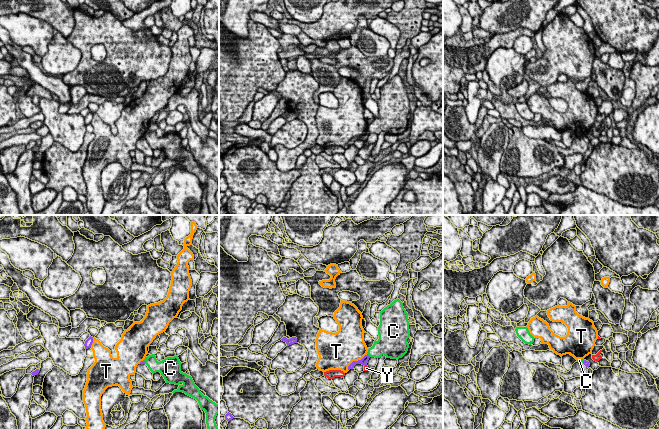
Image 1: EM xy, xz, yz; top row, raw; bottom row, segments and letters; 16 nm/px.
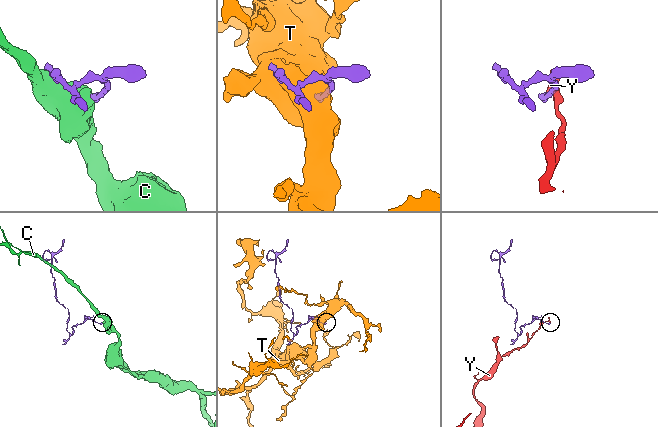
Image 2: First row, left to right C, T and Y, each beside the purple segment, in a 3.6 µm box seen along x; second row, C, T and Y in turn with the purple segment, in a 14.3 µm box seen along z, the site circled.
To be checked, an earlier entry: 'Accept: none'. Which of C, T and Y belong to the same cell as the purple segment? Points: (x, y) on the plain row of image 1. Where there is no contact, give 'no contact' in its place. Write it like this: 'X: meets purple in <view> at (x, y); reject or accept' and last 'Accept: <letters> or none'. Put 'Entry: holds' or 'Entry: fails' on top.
Entry: holds
C: meets purple in xz at (368, 131); reject
T: meets purple in xz at (356, 137); reject
Y: meets purple in xz at (365, 140); reject
Accept: none

